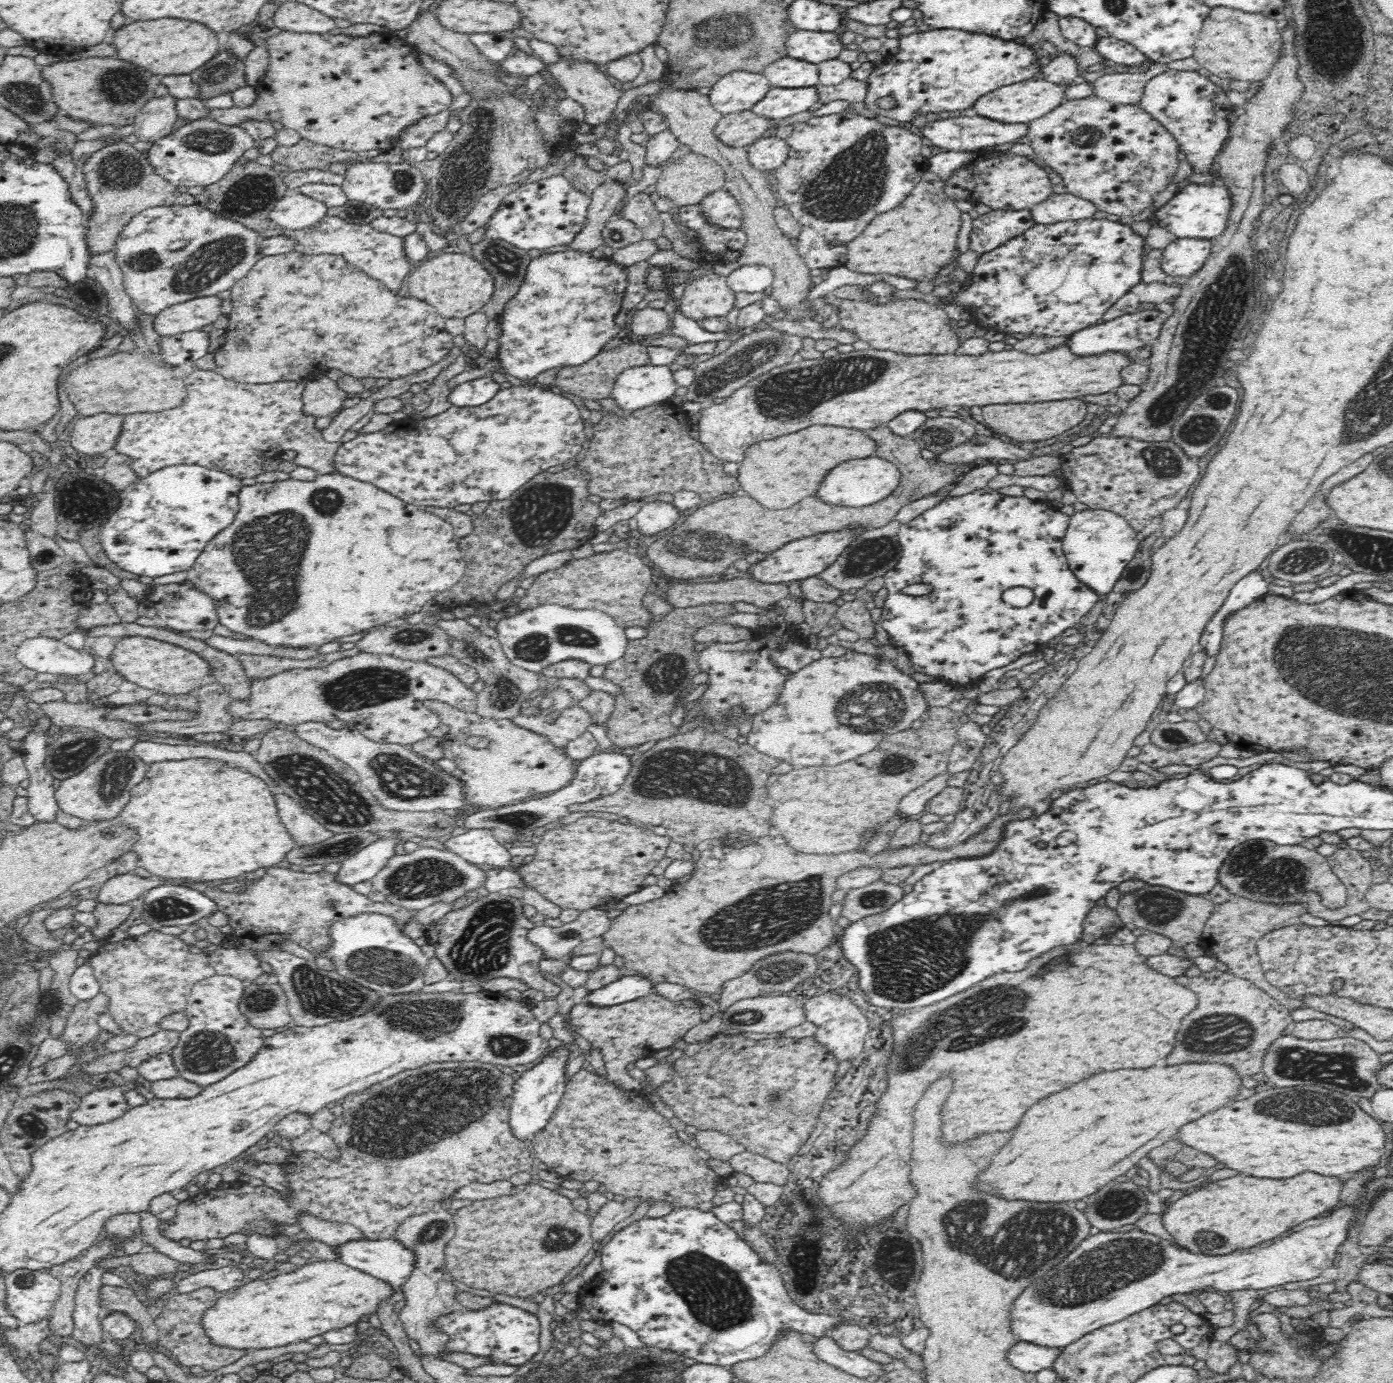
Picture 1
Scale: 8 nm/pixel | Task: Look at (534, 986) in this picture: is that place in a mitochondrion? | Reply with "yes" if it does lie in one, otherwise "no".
no

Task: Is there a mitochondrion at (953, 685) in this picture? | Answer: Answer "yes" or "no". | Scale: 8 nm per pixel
no

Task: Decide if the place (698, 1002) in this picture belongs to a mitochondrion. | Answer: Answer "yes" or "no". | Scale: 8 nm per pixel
no

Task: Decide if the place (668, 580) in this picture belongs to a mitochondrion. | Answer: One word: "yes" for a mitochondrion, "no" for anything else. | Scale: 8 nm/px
no

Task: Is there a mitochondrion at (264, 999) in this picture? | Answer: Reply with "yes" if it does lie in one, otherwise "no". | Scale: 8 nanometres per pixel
yes

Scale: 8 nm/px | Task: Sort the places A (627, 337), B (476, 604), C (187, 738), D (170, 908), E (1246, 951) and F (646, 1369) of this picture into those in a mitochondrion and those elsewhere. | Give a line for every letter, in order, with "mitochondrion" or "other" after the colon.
A: other
B: other
C: other
D: mitochondrion
E: other
F: mitochondrion

